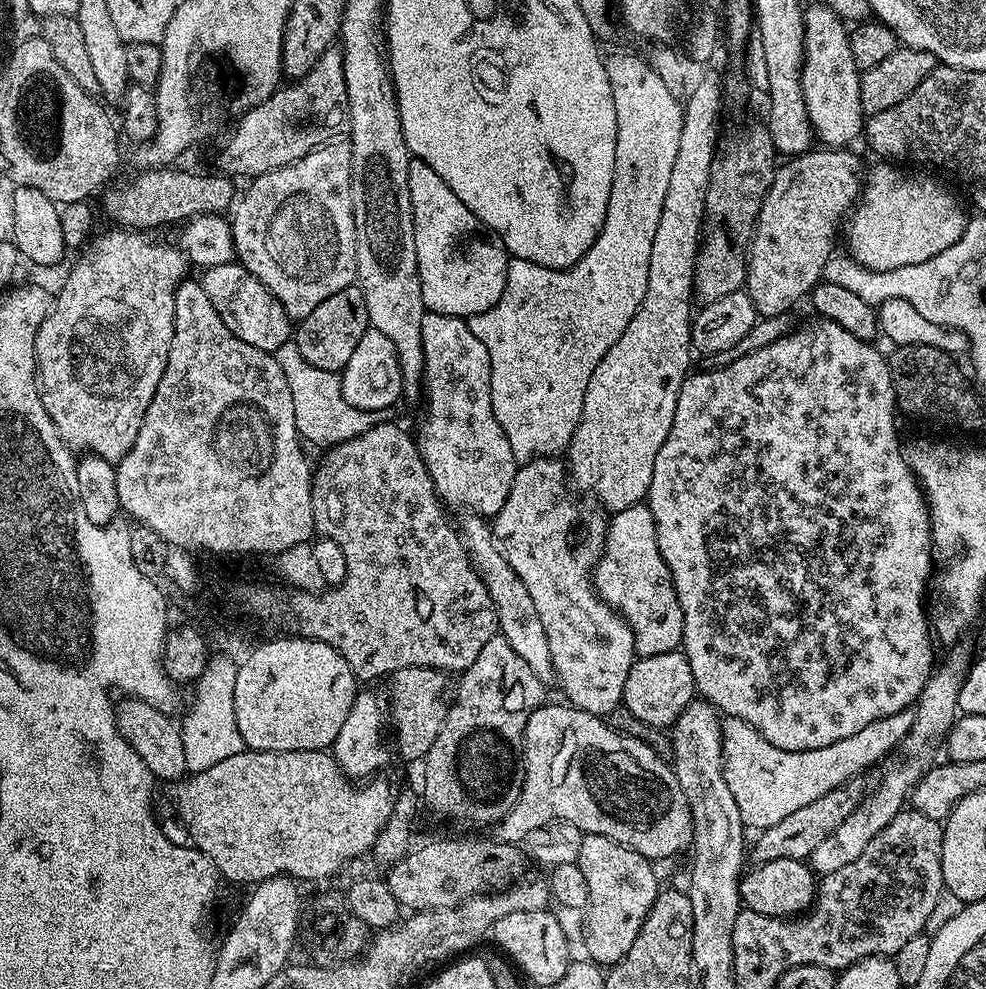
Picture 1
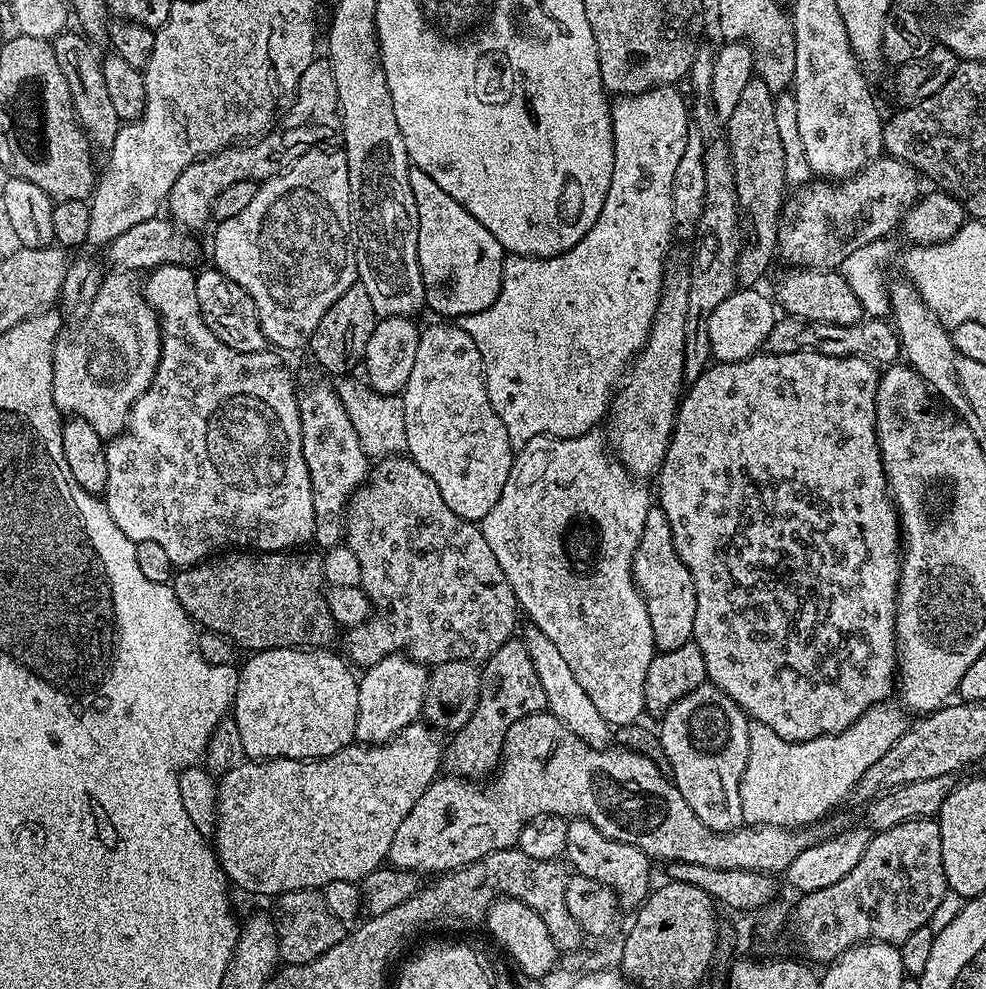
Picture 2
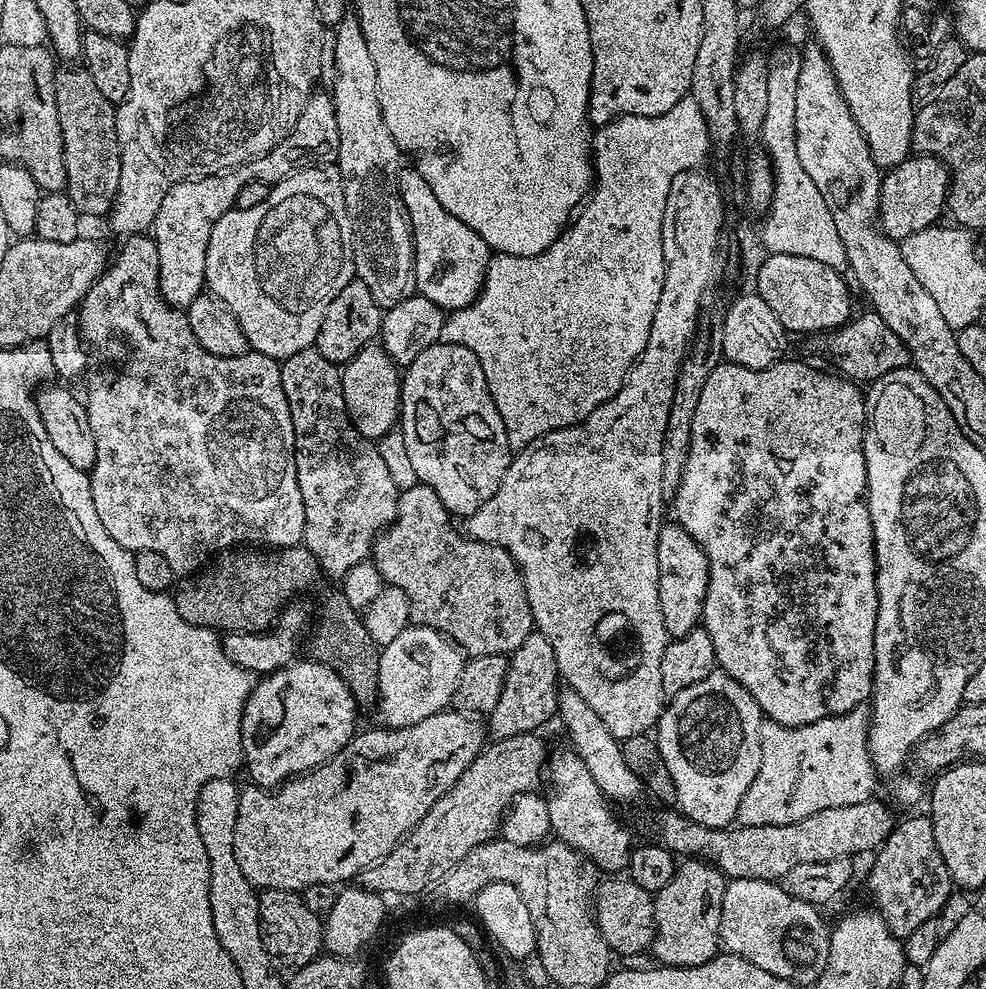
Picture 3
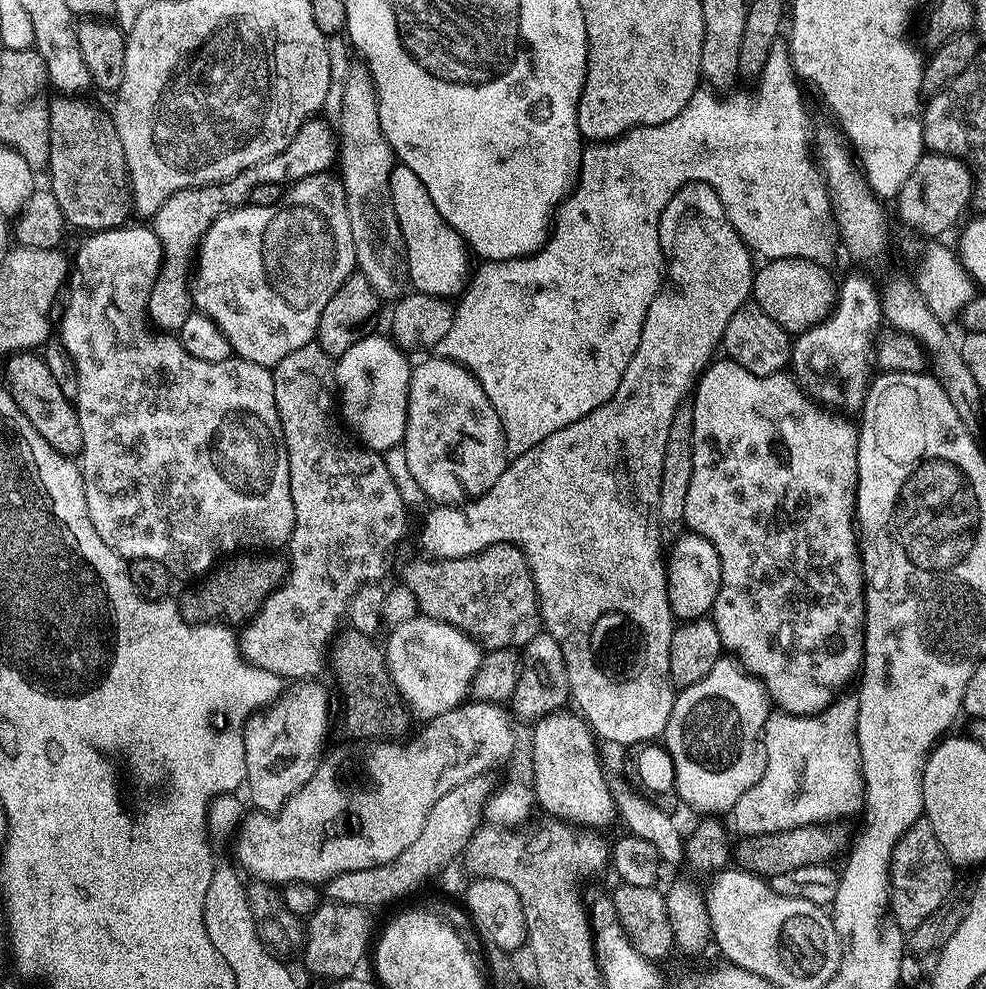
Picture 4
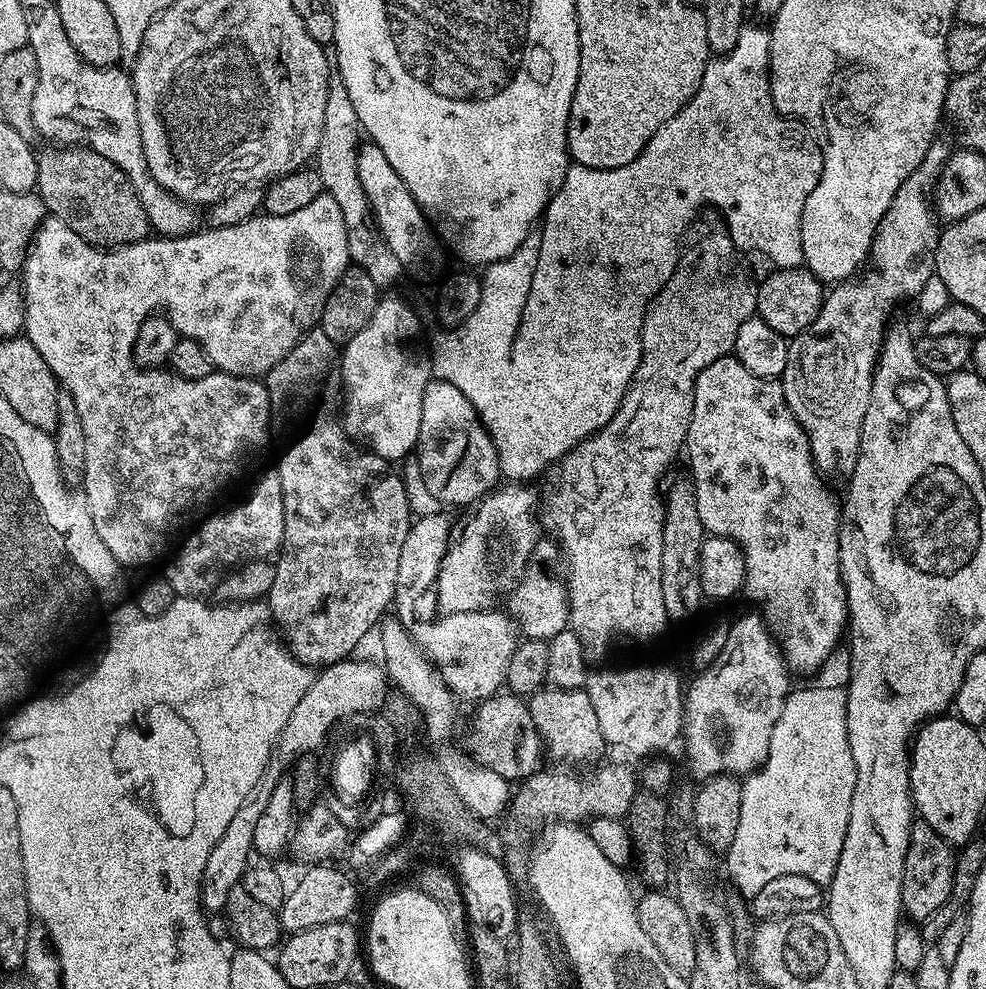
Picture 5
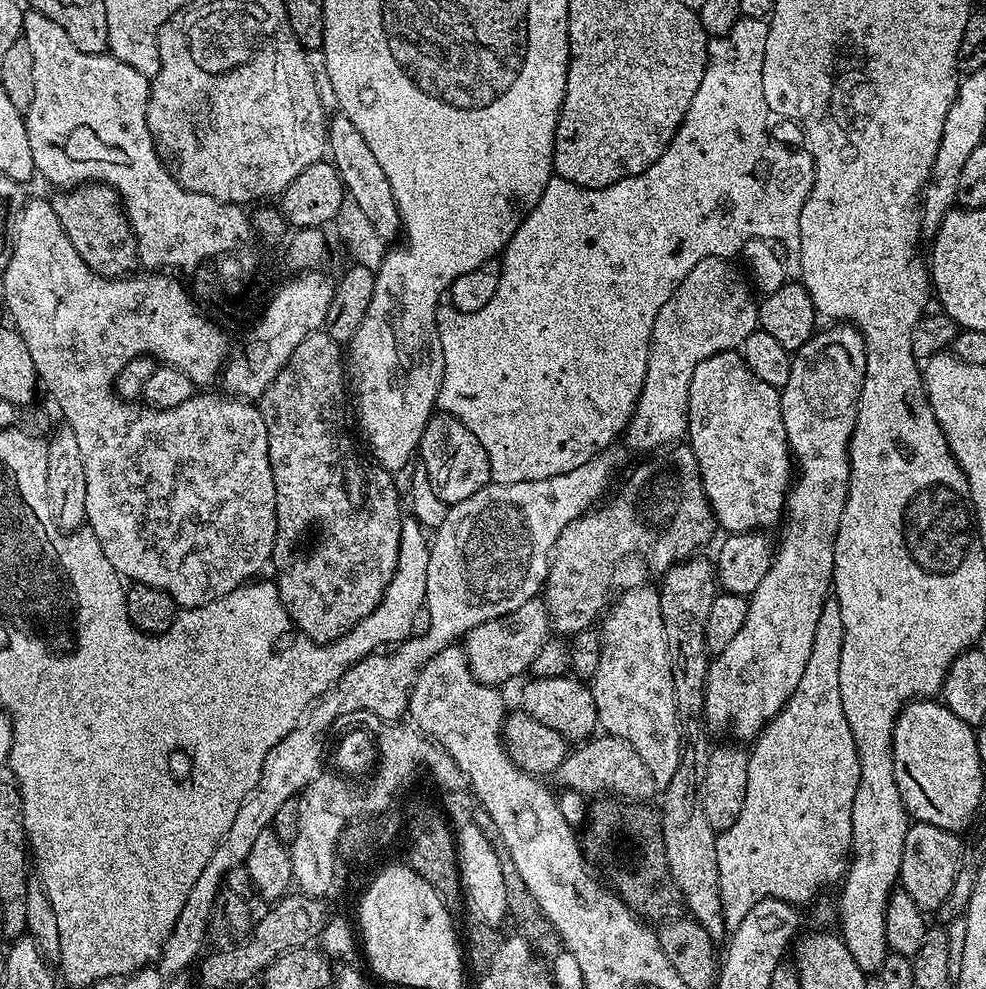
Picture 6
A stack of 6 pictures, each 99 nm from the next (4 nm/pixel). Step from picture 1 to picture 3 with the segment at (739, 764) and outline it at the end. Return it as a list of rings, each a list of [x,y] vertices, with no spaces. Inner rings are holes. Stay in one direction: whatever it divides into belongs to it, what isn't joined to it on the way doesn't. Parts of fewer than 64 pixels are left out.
[[[867,703],[854,706],[846,714],[822,718],[806,726],[791,728],[764,718],[760,722],[760,741],[762,742],[762,766],[758,778],[750,782],[742,798],[736,820],[743,826],[766,826],[767,824],[789,824],[792,820],[801,820],[818,810],[830,806],[854,806],[854,802],[866,802],[873,799],[878,781],[876,767],[872,765],[868,749],[868,726],[870,708]]]

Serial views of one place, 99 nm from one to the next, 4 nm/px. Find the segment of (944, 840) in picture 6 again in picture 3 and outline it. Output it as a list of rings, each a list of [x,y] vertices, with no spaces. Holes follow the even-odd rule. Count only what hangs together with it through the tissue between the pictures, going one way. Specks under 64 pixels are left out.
[[[931,815],[908,816],[899,821],[892,833],[880,845],[875,853],[876,861],[868,872],[868,892],[872,895],[875,911],[880,913],[886,926],[895,935],[901,938],[910,935],[922,922],[939,917],[946,898],[951,896],[954,885],[950,874],[946,870],[946,862],[942,862],[942,854],[938,850],[938,842],[934,842],[934,826]]]

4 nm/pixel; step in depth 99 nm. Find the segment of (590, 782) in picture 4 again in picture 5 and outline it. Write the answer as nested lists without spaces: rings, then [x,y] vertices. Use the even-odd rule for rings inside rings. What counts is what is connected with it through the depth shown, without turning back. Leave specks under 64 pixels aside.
[[[545,686],[530,697],[527,706],[530,718],[534,718],[534,726],[544,744],[544,751],[549,757],[552,755],[556,759],[553,761],[576,766],[572,764],[588,764],[591,760],[601,759],[599,756],[606,749],[606,741],[598,726],[598,717],[594,715],[594,706],[590,703],[587,691]]]

